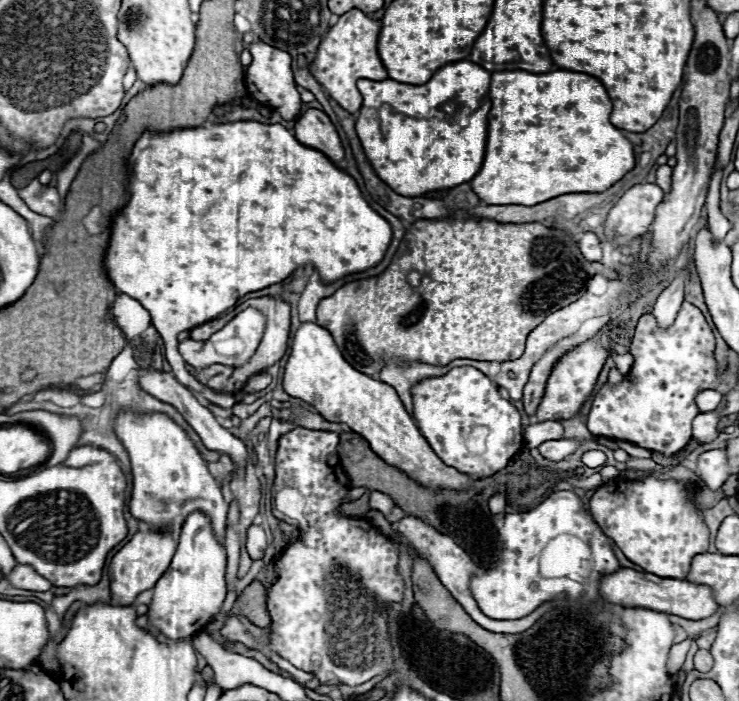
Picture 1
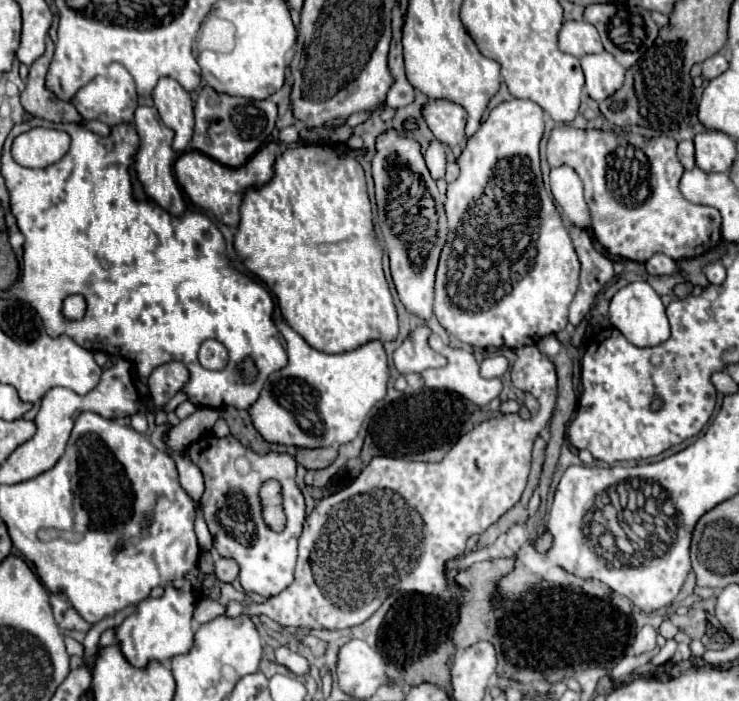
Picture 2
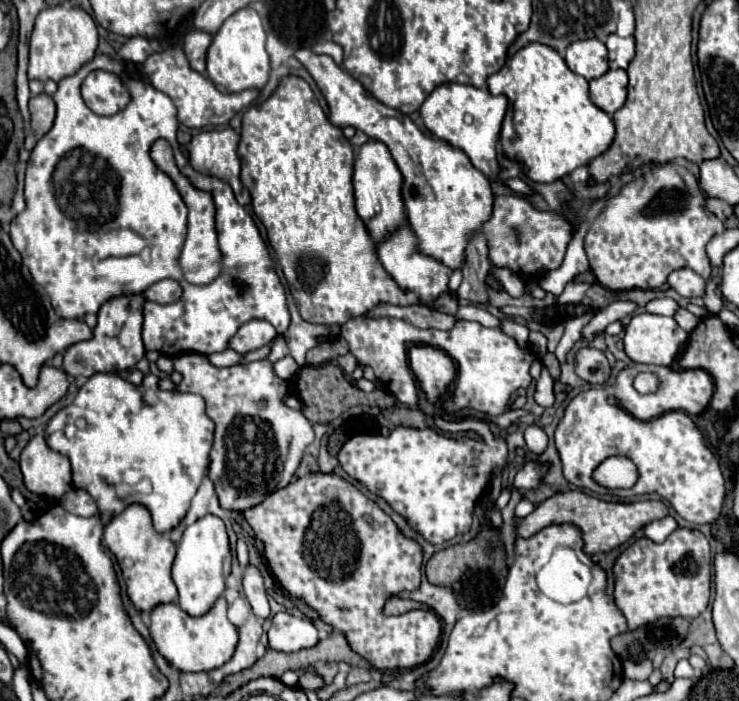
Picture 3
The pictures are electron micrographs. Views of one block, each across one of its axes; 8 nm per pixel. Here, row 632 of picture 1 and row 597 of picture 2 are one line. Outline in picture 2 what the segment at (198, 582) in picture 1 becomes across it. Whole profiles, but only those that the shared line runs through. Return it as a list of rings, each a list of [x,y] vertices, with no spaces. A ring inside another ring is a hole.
[[[168,586],[162,598],[142,600],[136,610],[116,628],[116,642],[124,658],[134,668],[146,668],[148,662],[164,662],[178,654],[186,654],[194,644],[192,614],[196,606],[196,594],[192,590],[176,590]]]

